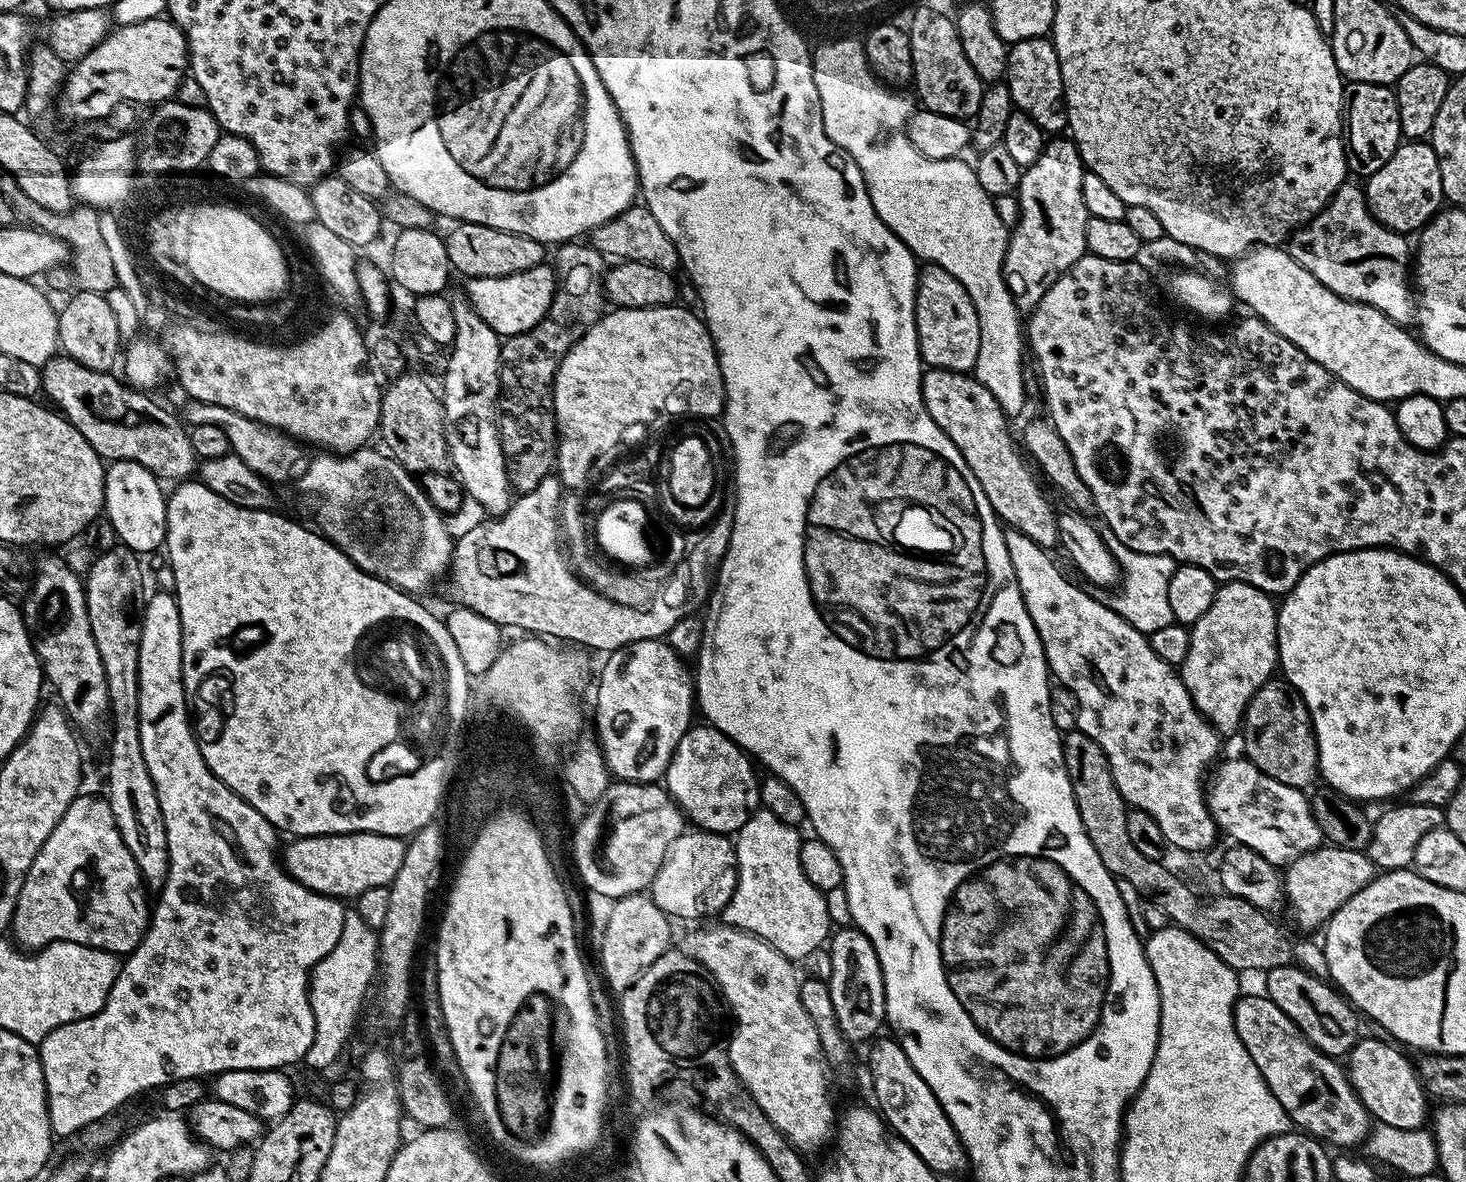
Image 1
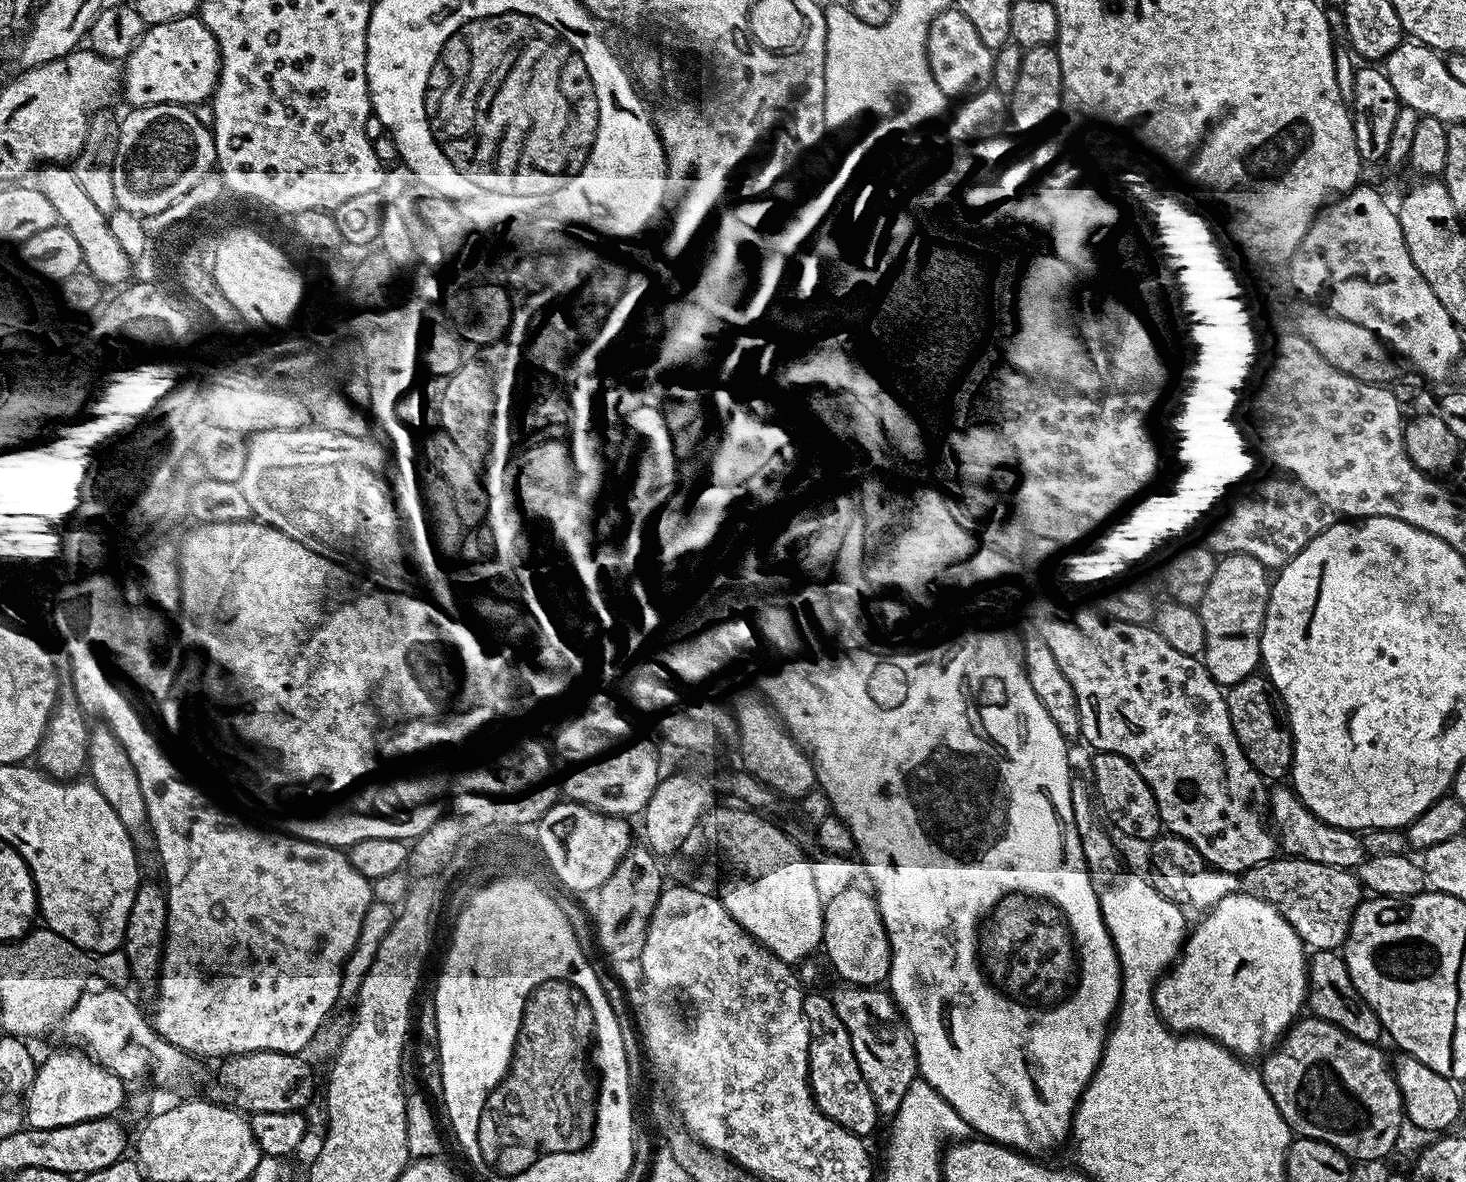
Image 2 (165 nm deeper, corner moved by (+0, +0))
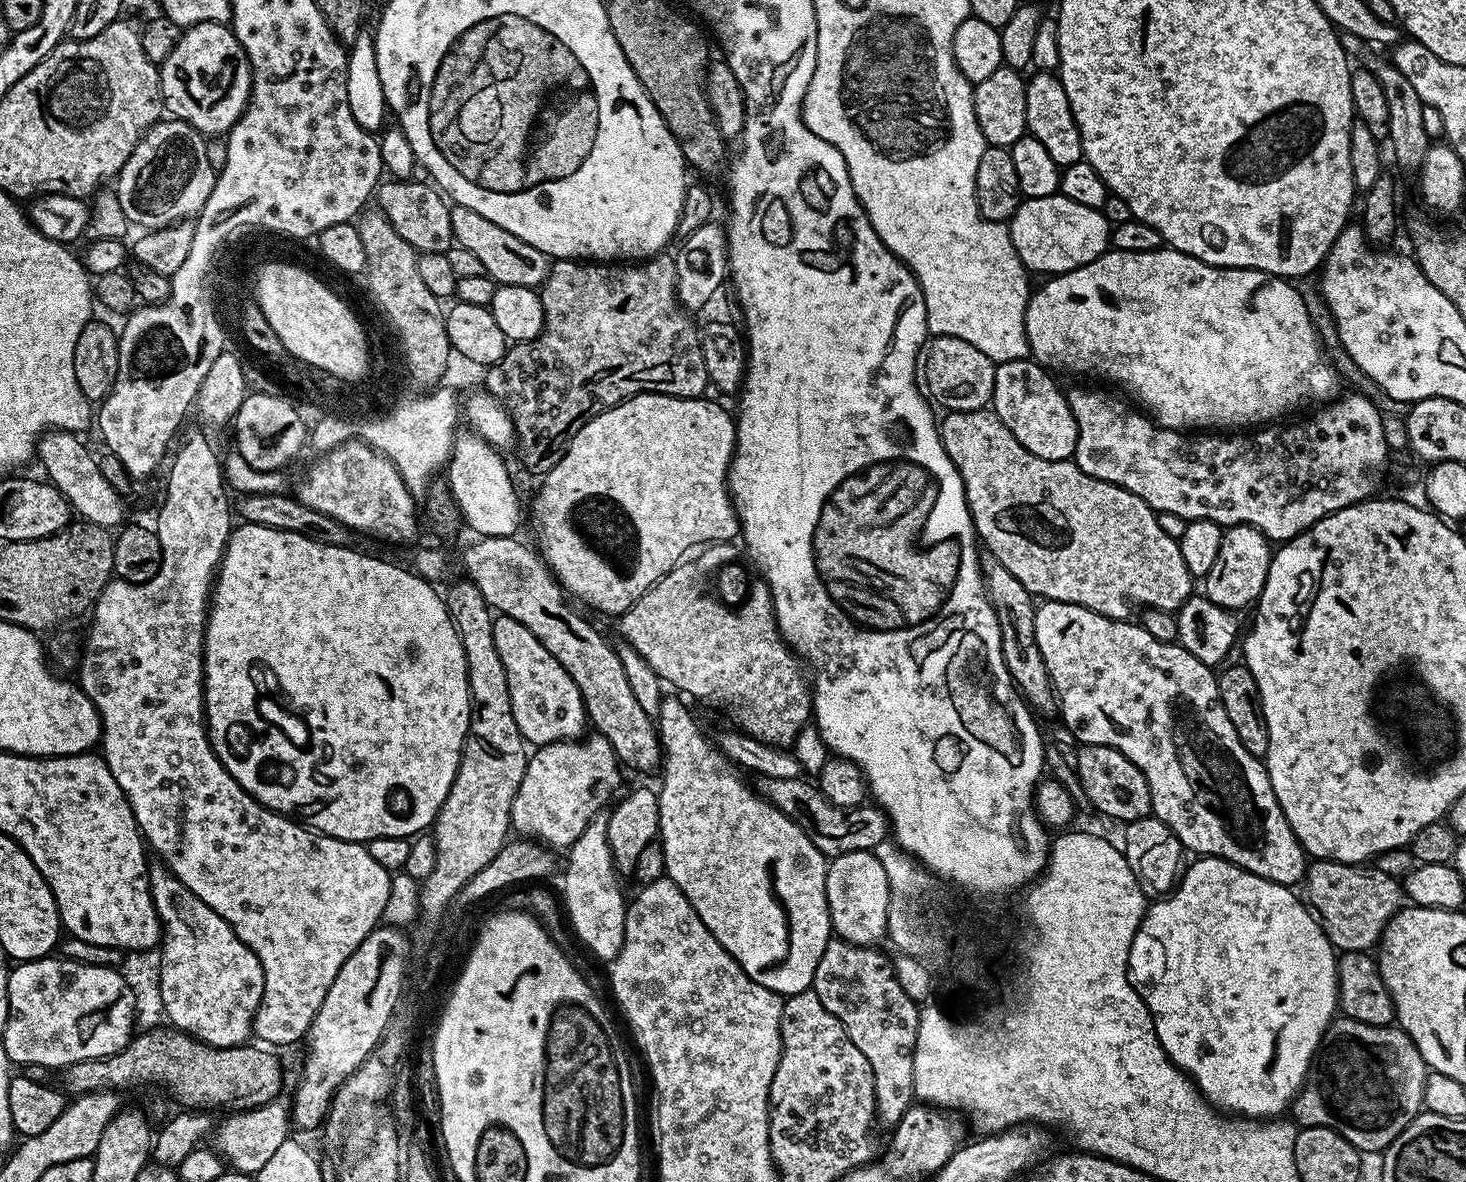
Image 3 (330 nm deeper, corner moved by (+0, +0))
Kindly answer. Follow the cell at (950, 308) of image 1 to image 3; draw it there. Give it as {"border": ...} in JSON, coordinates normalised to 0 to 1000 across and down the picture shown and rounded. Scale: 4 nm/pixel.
{"border":[[[639,284],[632,292],[632,301],[632,298],[633,305],[631,308],[630,305],[629,308],[629,321],[632,326],[632,334],[639,343],[641,341],[647,349],[668,349],[675,344],[678,330],[679,308],[673,303],[670,296],[662,293],[662,289],[656,286]]]}

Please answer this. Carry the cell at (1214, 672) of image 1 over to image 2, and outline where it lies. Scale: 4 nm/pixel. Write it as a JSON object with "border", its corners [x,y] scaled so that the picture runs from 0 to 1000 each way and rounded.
{"border":[[[840,469],[830,476],[828,489],[825,489],[825,496],[823,496],[823,503],[817,512],[820,530],[823,530],[820,561],[830,579],[844,579],[860,564],[859,541],[862,536],[866,500],[866,484],[858,472]]]}

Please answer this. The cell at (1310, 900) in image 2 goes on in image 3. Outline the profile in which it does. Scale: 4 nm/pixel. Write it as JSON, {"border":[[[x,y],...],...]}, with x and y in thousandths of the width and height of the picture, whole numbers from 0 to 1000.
{"border":[[[896,727],[888,745],[888,761],[895,776],[902,783],[909,801],[914,805],[933,805],[941,798],[941,791],[951,772],[956,767],[956,748],[938,733],[916,731],[912,728]]]}

